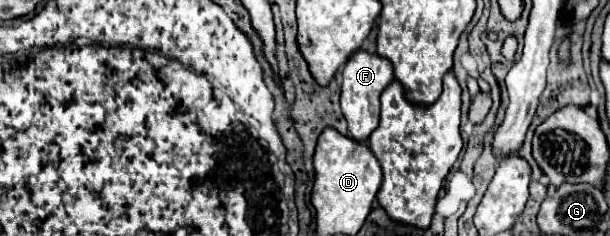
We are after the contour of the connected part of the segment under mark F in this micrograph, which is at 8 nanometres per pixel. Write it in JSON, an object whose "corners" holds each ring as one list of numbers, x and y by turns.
{"corners":[[359,50,349,58,349,62,343,68,341,84,341,112,347,120,349,138,355,138,355,142,367,142,371,132,379,126,379,96,391,82,393,66,385,58,369,54,365,50]]}

